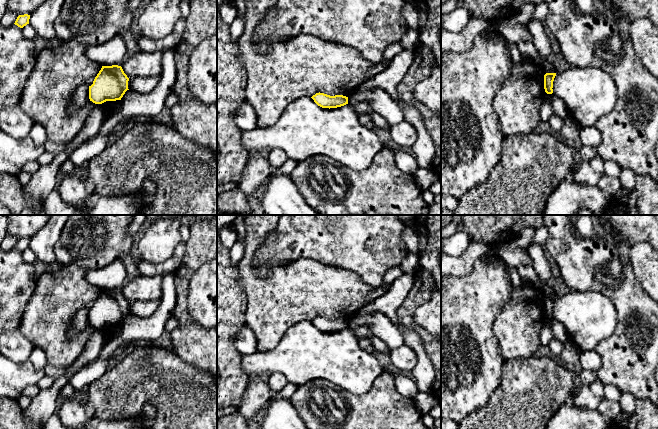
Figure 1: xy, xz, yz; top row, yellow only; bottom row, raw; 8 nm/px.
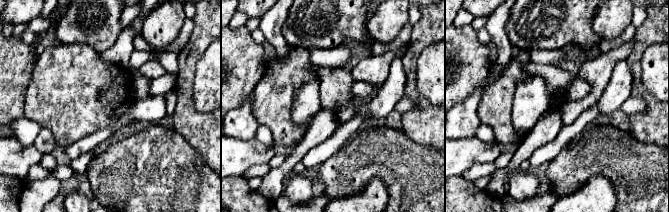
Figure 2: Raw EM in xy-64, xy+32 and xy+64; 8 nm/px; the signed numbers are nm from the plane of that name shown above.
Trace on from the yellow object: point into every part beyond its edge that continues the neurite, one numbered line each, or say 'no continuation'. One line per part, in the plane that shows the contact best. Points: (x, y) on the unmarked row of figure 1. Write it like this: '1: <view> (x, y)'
no continuation

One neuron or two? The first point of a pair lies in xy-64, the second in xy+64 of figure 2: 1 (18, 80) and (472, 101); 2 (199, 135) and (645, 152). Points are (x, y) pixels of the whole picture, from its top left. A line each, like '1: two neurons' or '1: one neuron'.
1: two neurons
2: two neurons

